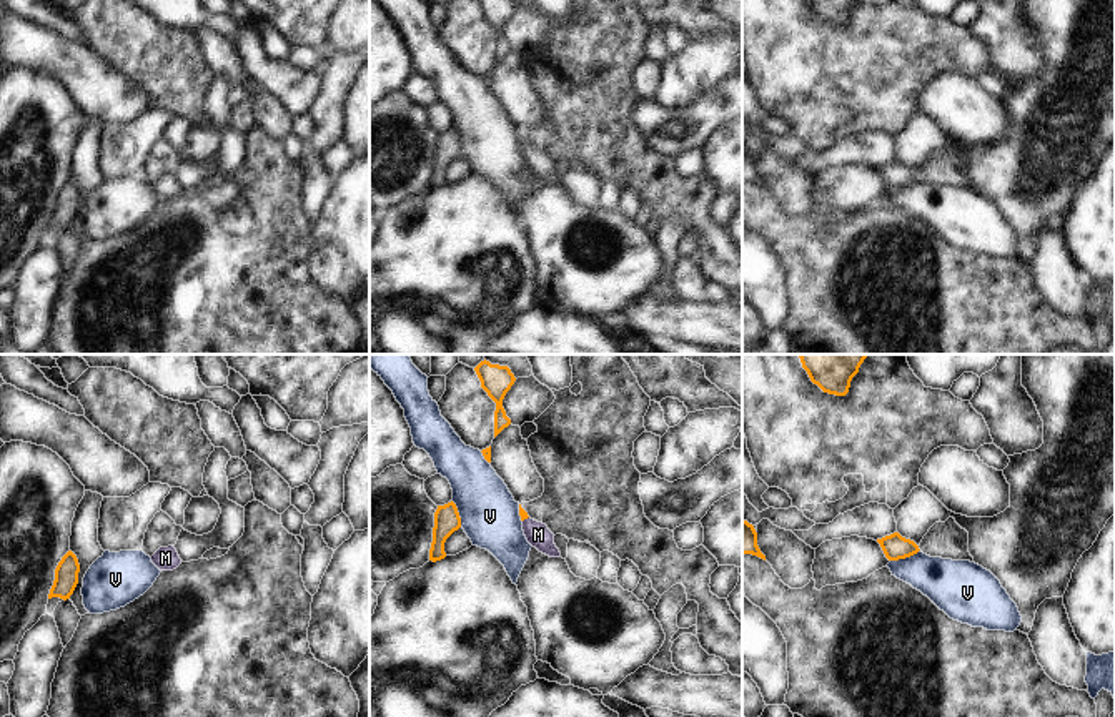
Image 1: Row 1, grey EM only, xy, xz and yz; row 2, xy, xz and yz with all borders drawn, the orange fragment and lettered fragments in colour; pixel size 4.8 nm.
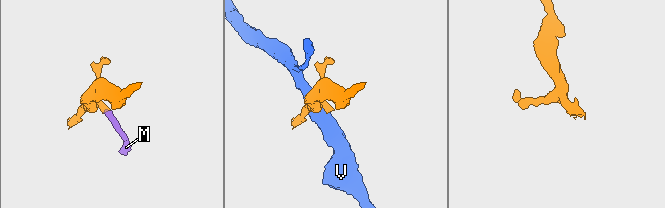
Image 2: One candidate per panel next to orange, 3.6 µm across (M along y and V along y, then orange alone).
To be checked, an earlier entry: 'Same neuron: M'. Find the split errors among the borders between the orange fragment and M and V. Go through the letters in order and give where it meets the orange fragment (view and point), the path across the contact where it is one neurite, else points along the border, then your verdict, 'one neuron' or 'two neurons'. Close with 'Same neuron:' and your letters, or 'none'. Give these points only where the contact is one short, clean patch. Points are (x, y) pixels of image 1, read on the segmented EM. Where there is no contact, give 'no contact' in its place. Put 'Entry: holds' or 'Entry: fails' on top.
Entry: holds
M: contact xz (525, 518); way xz (523, 513), (525, 518), (538, 534); one neuron
V: contact yz (904, 558); two neurons
Same neuron: M

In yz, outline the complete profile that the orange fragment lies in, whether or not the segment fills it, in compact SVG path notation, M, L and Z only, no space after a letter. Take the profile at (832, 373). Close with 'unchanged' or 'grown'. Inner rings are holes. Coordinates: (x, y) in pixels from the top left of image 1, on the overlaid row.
M799 354L810 381L824 393L845 396L867 354Z; unchanged

